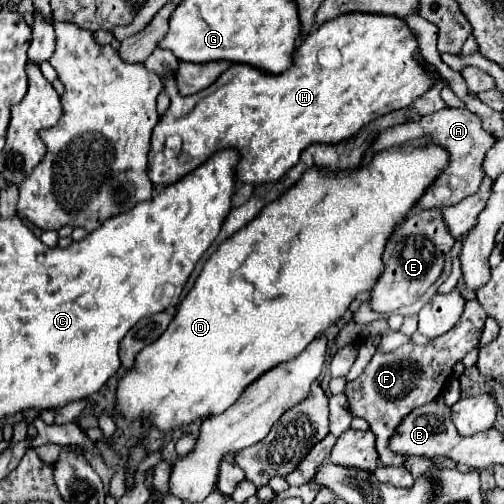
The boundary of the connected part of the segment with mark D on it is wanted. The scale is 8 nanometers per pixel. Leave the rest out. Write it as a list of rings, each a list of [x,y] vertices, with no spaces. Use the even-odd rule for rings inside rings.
[[[406,143],[406,147],[398,147],[398,149],[392,147],[392,151],[382,151],[380,155],[374,155],[370,165],[364,163],[362,167],[352,171],[352,175],[340,175],[340,179],[336,179],[334,175],[332,175],[332,179],[324,179],[324,175],[316,175],[316,171],[308,171],[308,175],[302,175],[300,183],[296,183],[292,187],[292,191],[286,191],[286,195],[280,197],[276,203],[270,203],[268,207],[264,207],[260,211],[260,215],[248,223],[248,227],[242,227],[240,231],[236,231],[208,259],[208,263],[204,265],[204,271],[196,279],[192,291],[182,301],[184,305],[180,303],[178,313],[170,321],[168,329],[160,335],[160,339],[156,339],[152,345],[144,347],[136,355],[132,369],[126,371],[124,377],[118,381],[116,417],[126,419],[128,423],[148,421],[152,427],[156,427],[158,431],[164,431],[164,433],[174,431],[174,429],[184,431],[188,425],[200,423],[210,415],[220,415],[222,411],[232,407],[238,401],[238,397],[244,393],[244,389],[252,381],[256,381],[260,375],[270,371],[272,367],[296,359],[308,347],[308,343],[314,341],[314,337],[318,337],[322,331],[326,331],[334,321],[338,321],[344,315],[344,311],[350,307],[352,299],[358,293],[372,289],[372,283],[376,283],[376,275],[380,275],[382,251],[386,247],[388,235],[392,235],[392,231],[396,229],[396,223],[400,223],[412,211],[416,199],[420,199],[420,195],[424,195],[428,183],[432,183],[432,179],[436,179],[436,171],[440,171],[440,167],[444,167],[444,163],[448,163],[448,155],[444,155],[444,149],[436,147],[434,143]]]

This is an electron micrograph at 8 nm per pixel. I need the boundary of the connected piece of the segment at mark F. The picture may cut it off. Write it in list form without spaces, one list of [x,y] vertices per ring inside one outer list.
[[[478,299],[466,301],[464,313],[452,331],[448,331],[438,339],[432,339],[428,345],[406,343],[390,353],[376,349],[364,373],[358,379],[346,383],[344,393],[350,399],[350,411],[354,413],[354,417],[362,417],[370,423],[370,429],[376,435],[376,449],[384,465],[404,463],[404,459],[396,459],[394,455],[388,455],[388,435],[396,431],[396,423],[400,423],[400,419],[404,419],[408,411],[424,403],[430,403],[442,393],[446,379],[452,375],[452,367],[478,345],[480,339],[476,339],[476,331],[482,331],[486,317],[488,315],[484,307],[478,303]]]

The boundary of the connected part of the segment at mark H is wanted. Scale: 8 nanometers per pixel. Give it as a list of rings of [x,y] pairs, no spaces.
[[[340,15],[340,19],[332,19],[330,23],[320,25],[316,31],[312,31],[306,41],[298,47],[298,51],[294,53],[294,65],[290,69],[286,69],[280,75],[268,75],[262,73],[258,69],[252,69],[248,65],[230,65],[208,89],[204,89],[200,93],[200,101],[194,105],[192,109],[192,97],[182,97],[178,95],[178,88],[174,73],[169,73],[165,82],[165,91],[168,91],[170,97],[170,107],[164,111],[164,115],[160,117],[158,125],[154,127],[152,133],[152,147],[150,147],[150,163],[148,163],[148,173],[150,173],[150,181],[154,185],[172,185],[178,179],[182,179],[184,175],[192,173],[196,167],[200,167],[208,157],[212,157],[214,153],[222,151],[222,149],[238,149],[240,153],[240,161],[236,165],[236,181],[240,185],[264,185],[264,183],[274,183],[278,181],[290,167],[294,167],[300,159],[300,153],[310,147],[312,143],[320,143],[320,145],[336,145],[340,141],[350,139],[352,135],[356,135],[366,123],[370,123],[372,119],[386,115],[390,111],[408,107],[414,99],[418,99],[424,91],[428,91],[436,81],[438,75],[426,71],[422,65],[418,65],[414,61],[414,51],[418,49],[418,43],[414,39],[414,35],[408,31],[408,25],[400,19],[400,17],[390,17],[390,15]]]

